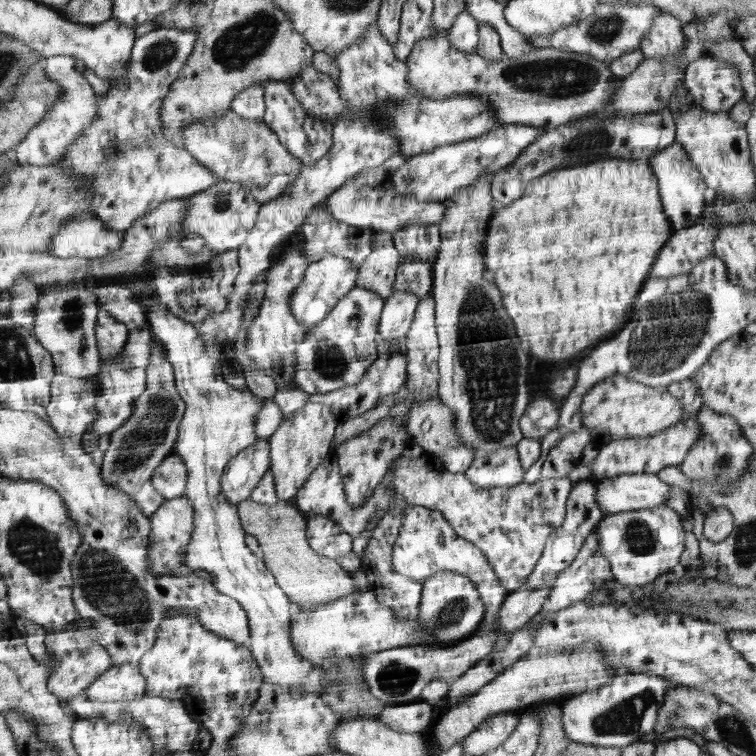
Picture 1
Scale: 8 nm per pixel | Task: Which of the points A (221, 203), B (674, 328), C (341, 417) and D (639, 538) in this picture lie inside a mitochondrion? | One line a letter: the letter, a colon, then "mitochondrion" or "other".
A: mitochondrion
B: mitochondrion
C: other
D: mitochondrion

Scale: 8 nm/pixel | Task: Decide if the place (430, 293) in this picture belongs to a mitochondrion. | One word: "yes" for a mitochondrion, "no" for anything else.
no

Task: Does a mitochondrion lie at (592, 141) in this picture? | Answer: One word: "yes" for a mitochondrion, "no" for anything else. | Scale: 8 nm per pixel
yes

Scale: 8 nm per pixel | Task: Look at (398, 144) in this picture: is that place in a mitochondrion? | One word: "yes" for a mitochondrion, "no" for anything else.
no

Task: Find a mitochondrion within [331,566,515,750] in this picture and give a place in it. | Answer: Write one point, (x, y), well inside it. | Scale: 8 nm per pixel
(395, 677)

